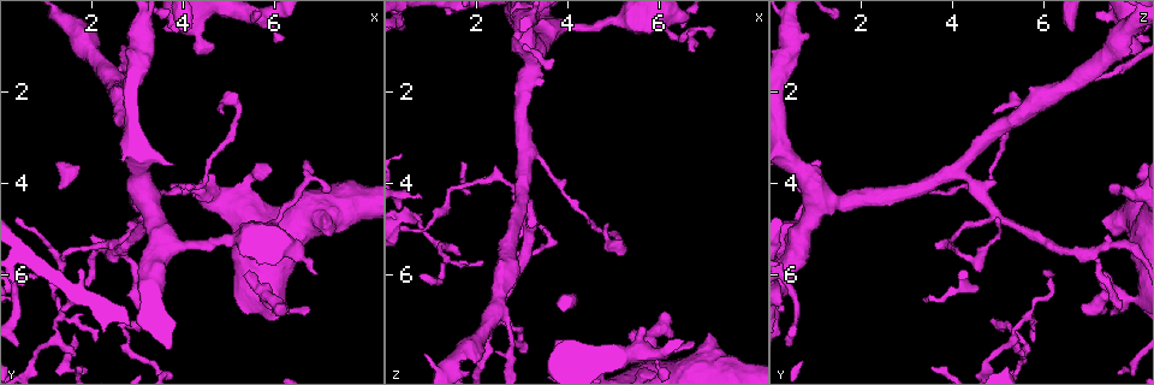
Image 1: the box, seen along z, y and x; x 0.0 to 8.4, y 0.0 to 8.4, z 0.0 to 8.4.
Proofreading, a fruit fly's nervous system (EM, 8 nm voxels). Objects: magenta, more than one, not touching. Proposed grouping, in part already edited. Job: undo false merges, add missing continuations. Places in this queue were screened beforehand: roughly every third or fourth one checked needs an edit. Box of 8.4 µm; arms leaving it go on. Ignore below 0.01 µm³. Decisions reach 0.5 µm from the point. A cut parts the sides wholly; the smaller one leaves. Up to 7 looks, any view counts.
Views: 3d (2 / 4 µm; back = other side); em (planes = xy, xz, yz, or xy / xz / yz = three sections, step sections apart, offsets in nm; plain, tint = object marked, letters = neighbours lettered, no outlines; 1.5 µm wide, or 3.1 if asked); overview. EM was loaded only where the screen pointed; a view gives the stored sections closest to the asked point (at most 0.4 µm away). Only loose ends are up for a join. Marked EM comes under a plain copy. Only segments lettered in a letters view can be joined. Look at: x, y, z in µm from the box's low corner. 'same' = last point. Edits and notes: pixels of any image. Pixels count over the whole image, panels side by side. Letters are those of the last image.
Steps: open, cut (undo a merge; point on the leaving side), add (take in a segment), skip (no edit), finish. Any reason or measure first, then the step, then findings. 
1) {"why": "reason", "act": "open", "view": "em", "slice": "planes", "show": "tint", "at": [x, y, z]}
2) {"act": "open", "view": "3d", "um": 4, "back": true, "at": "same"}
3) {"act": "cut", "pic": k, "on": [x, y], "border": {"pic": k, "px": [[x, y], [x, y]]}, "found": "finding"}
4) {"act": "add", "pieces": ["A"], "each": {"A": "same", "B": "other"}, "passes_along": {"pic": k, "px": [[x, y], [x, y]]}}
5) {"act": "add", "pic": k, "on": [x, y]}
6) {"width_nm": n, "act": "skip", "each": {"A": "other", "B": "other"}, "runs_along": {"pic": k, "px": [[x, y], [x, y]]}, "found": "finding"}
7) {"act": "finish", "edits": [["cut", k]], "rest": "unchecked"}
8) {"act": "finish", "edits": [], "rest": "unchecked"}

{"why": "a fork", "act": "open", "view": "3d", "um": 2, "at": [2.50, 5.55, 6.90]}

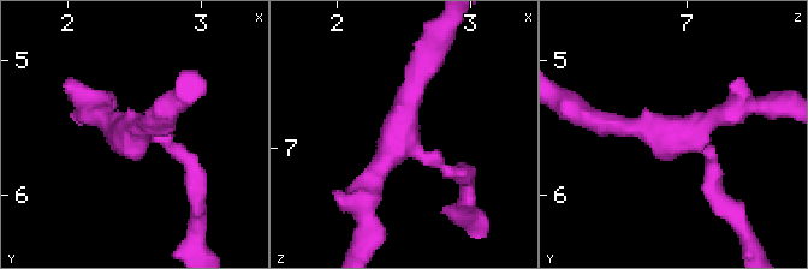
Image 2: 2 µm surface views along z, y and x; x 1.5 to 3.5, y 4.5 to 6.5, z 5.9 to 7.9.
{"why": "shape alone is not enough", "act": "open", "view": "em", "slice": "xy", "step": 8, "show": "tint", "at": [2.46, 5.54, 6.94]}

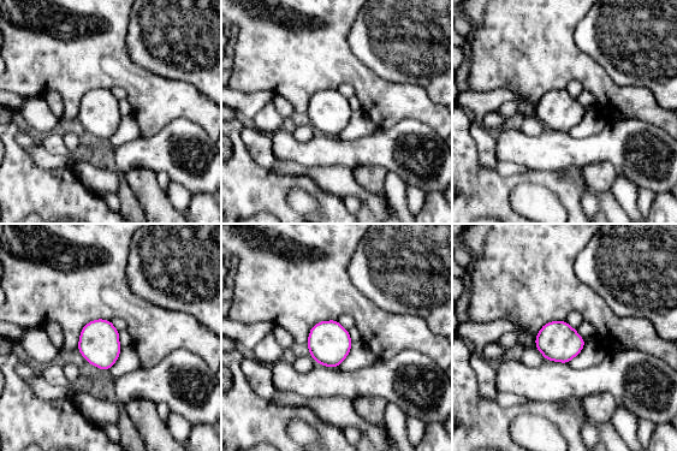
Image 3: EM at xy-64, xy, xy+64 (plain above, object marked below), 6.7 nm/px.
{"why": "cut it another way", "act": "open", "view": "em", "slice": "xz", "step": 8, "show": "letters", "at": "same"}

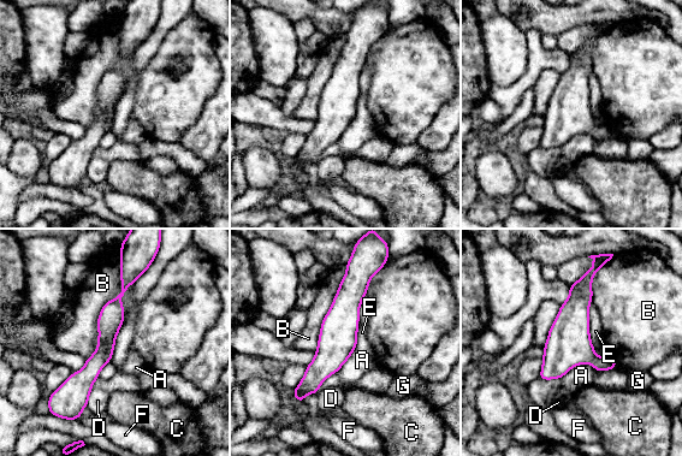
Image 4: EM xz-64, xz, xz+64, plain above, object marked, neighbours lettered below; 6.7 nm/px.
{"act": "skip", "each": {"A": "other", "B": "other", "C": "other", "D": "other", "E": "other", "F": "other", "G": "other"}, "border": {"pic": 4, "px": [[597, 371], [577, 363], [559, 378]]}, "found": "continuous, no second neuron"}

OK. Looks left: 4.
{"act": "open", "view": "3d", "um": 2, "at": [2.70, 7.50, 5.60]}

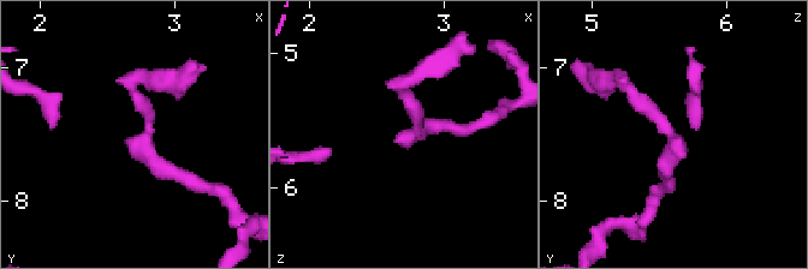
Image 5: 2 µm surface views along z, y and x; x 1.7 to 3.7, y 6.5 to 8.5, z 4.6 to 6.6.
{"why": "shape alone is not enough", "act": "open", "view": "em", "slice": "yz", "step": 8, "show": "tint", "at": [2.76, 7.52, 5.58]}

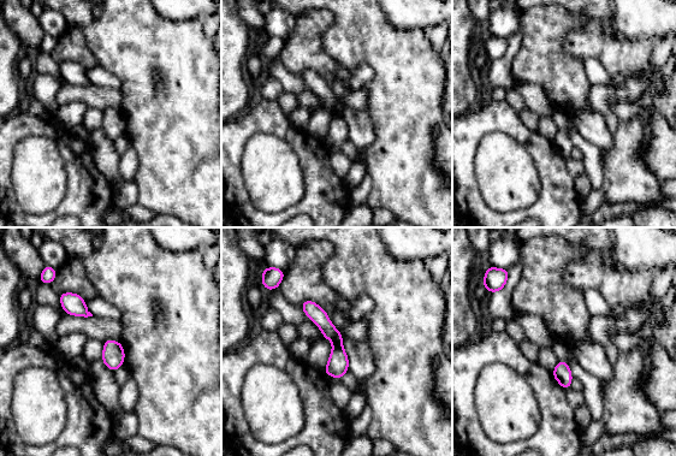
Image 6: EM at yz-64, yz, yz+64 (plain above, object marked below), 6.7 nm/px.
{"why": "another direction", "act": "open", "view": "em", "slice": "planes", "show": "letters", "at": "same"}

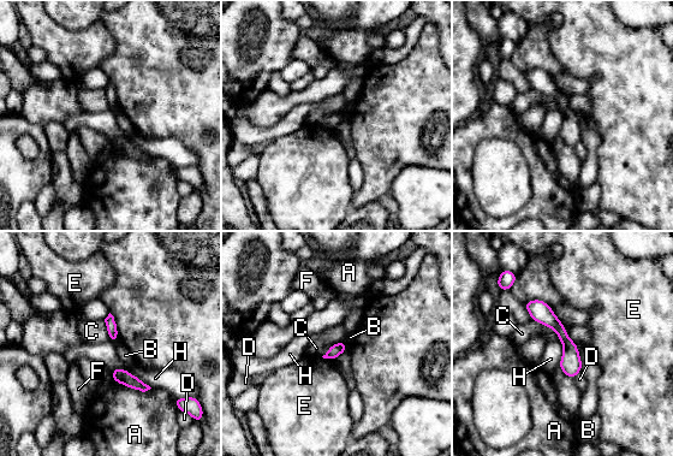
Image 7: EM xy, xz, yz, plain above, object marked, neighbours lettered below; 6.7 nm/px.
{"width_nm": 70, "act": "skip", "each": {"A": "other", "B": "other", "C": "other", "D": "other", "E": "other", "F": "other", "H": "other"}, "found": "all the same neuron"}

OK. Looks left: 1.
{"why": "an open end", "act": "open", "view": "em", "slice": "xy", "step": 4, "show": "letters", "at": [3.75, 4.05, 7.45]}

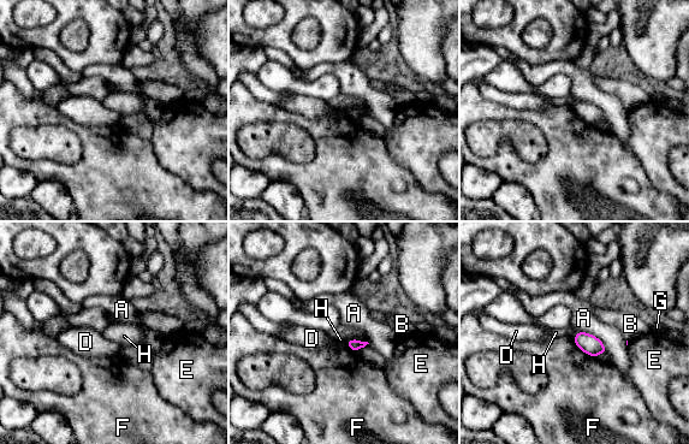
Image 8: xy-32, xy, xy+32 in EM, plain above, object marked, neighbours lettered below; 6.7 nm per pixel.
{"act": "skip", "each": {"A": "other", "B": "other", "D": "other", "E": "other", "F": "other", "G": "other", "H": "other"}, "border": {"pic": 8, "px": [[367, 341], [348, 339], [345, 342]]}, "found": "no lettered segment goes on from it"}

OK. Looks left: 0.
{"act": "finish", "edits": [], "rest": "unchecked"}

